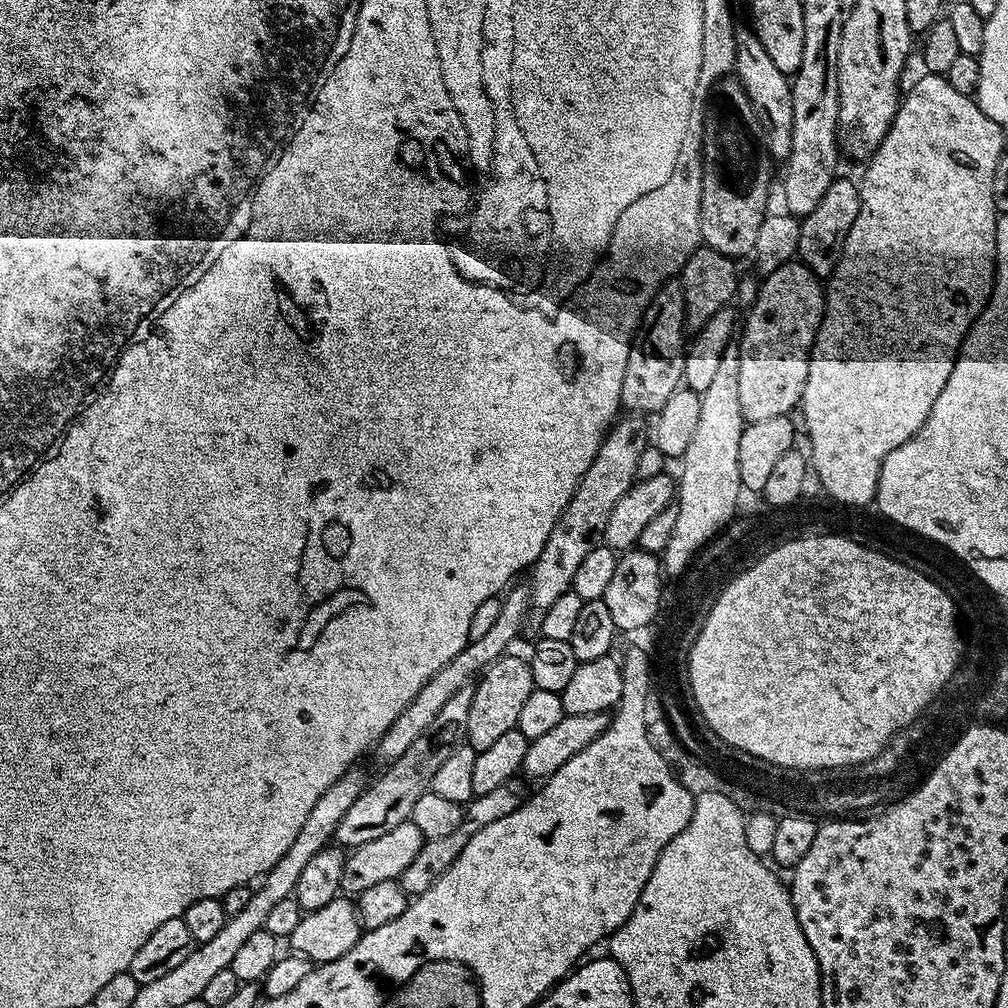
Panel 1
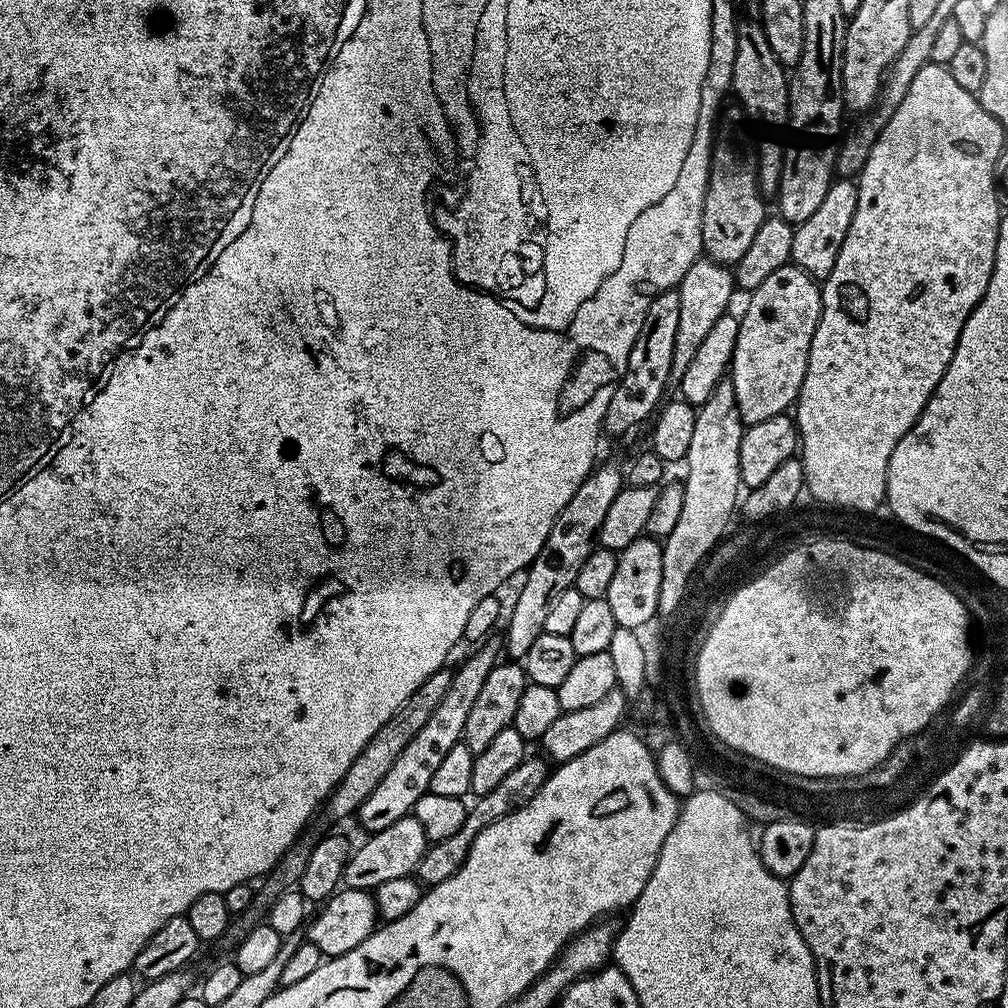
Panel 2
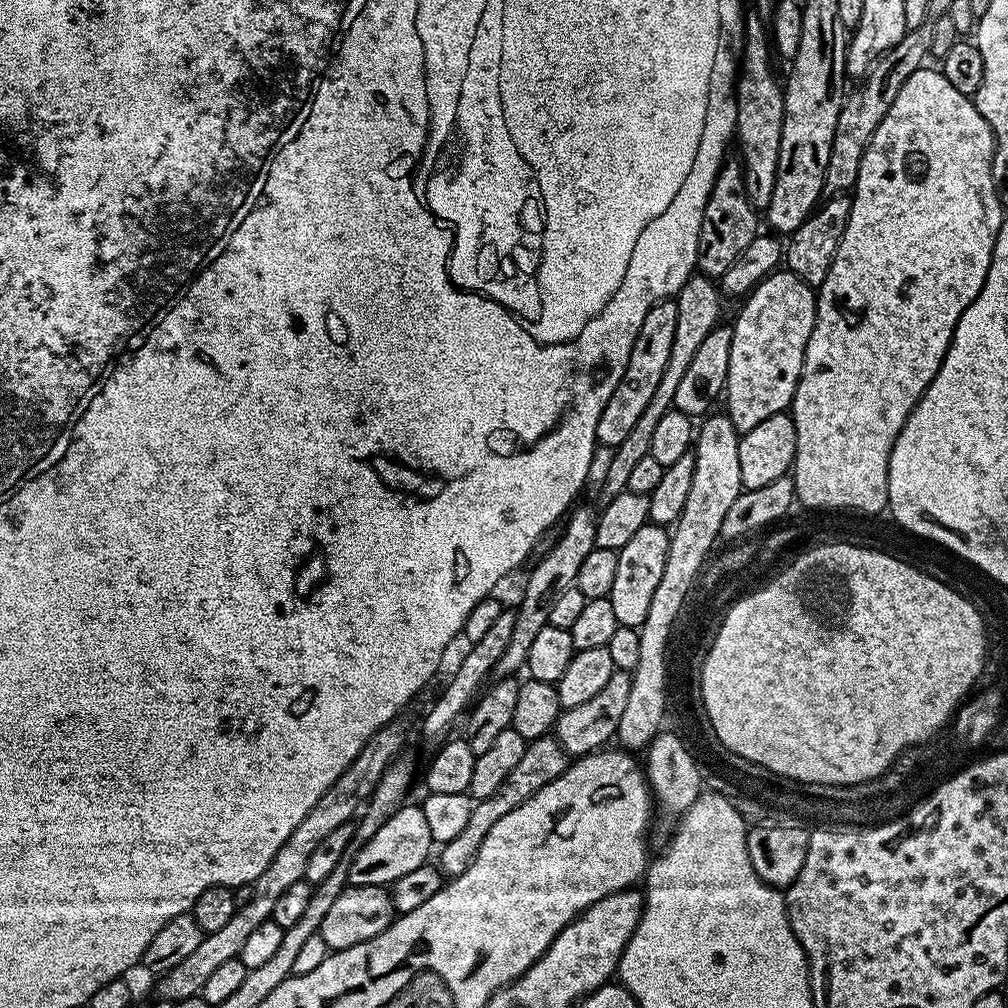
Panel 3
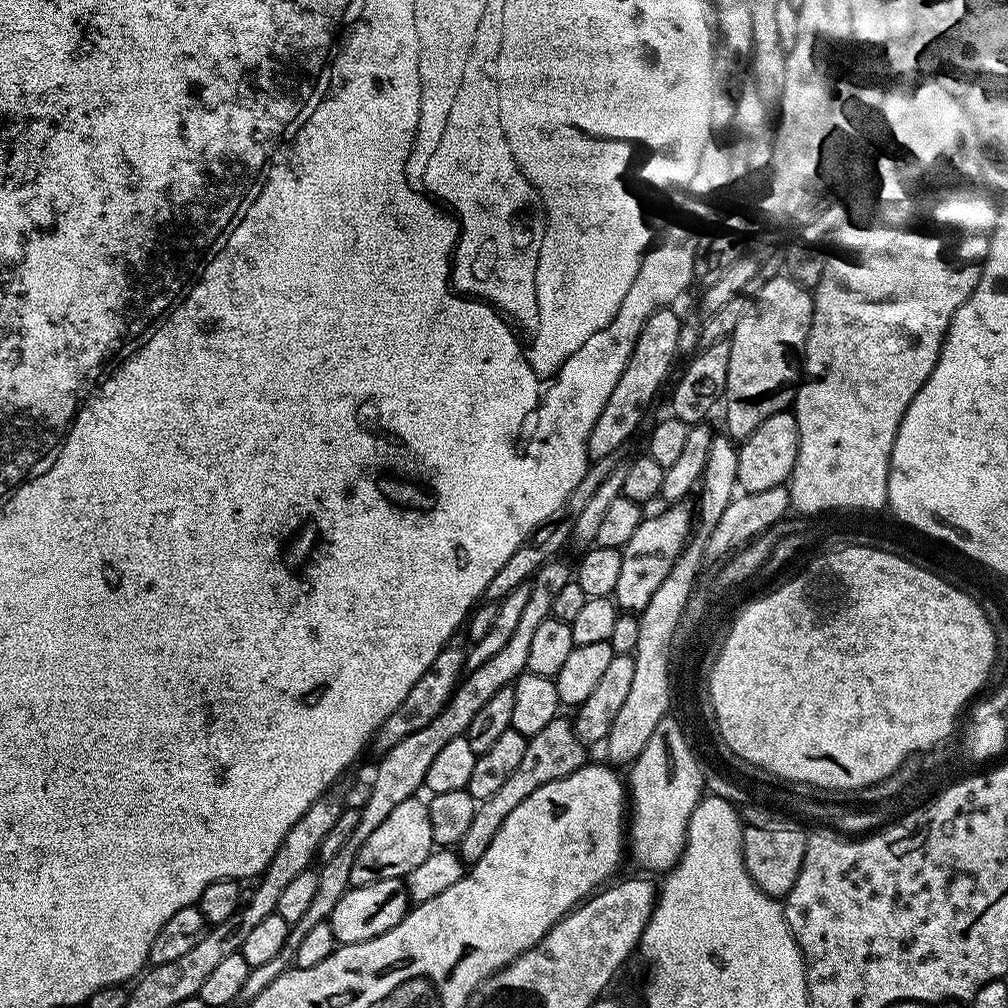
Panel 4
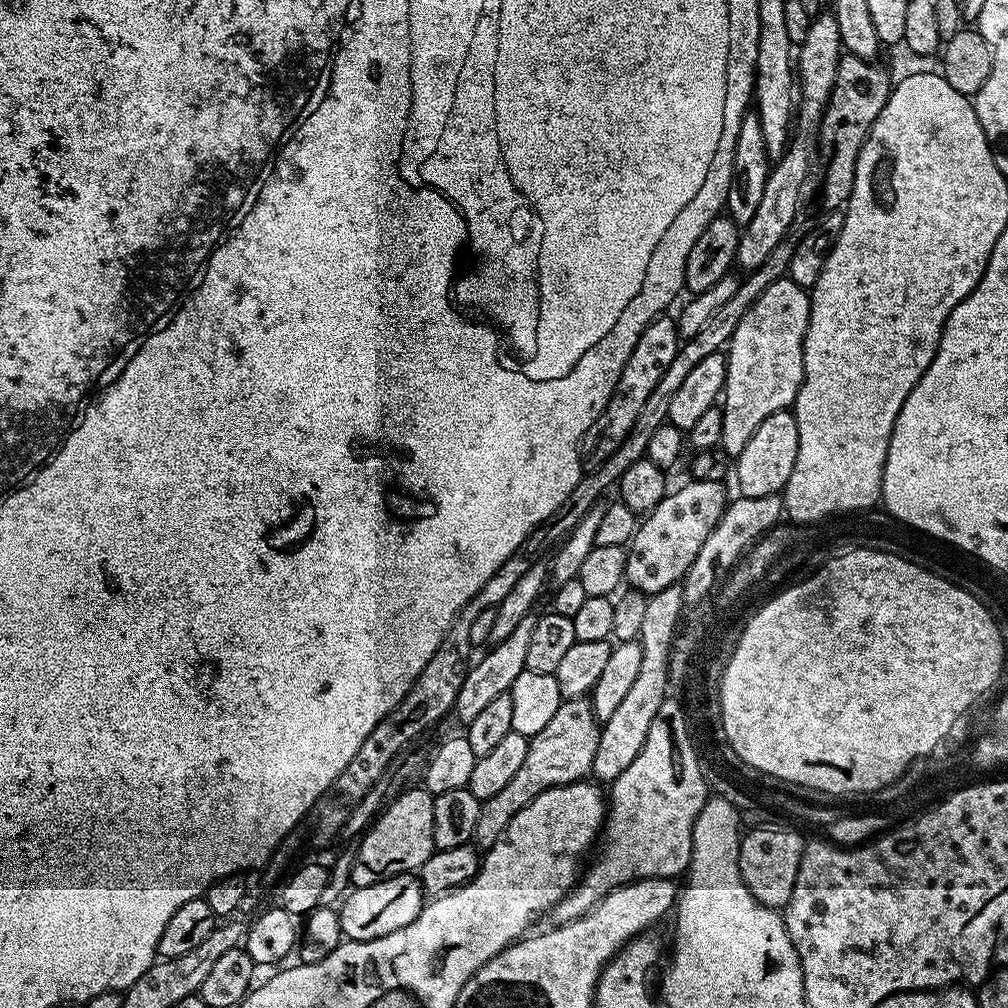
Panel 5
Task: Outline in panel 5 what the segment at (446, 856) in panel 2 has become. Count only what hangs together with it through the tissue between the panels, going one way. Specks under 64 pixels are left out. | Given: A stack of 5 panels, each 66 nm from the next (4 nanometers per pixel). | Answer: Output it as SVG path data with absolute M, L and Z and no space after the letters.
M591 699L564 700L554 713L554 718L536 736L528 741L526 759L514 773L514 778L494 798L483 801L478 814L478 826L474 826L474 843L477 849L487 850L500 841L508 823L538 794L563 784L575 784L592 771L594 750L598 750L601 725L592 709Z

